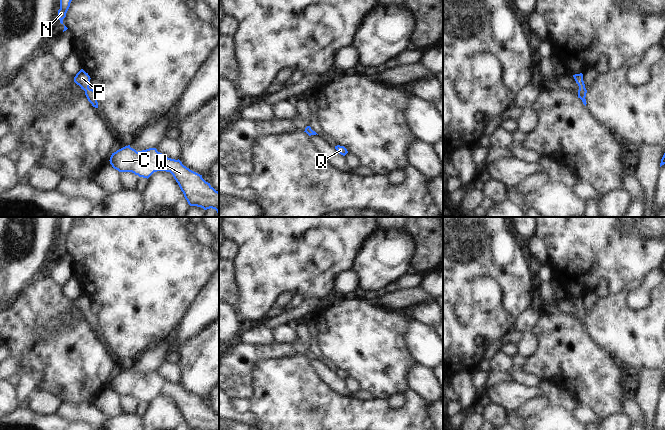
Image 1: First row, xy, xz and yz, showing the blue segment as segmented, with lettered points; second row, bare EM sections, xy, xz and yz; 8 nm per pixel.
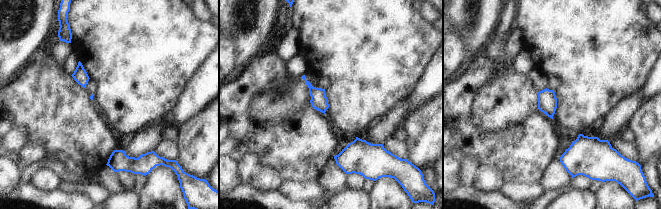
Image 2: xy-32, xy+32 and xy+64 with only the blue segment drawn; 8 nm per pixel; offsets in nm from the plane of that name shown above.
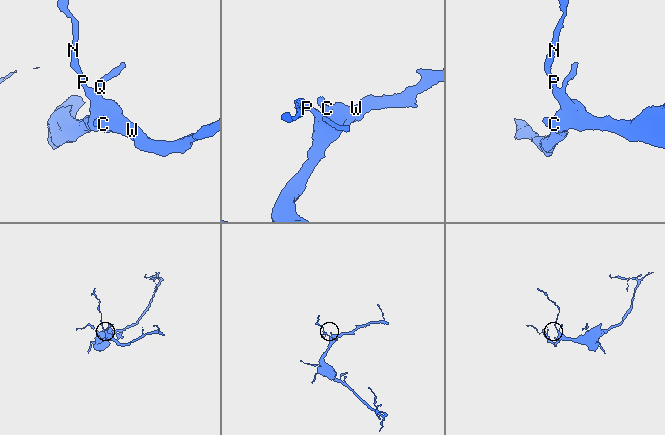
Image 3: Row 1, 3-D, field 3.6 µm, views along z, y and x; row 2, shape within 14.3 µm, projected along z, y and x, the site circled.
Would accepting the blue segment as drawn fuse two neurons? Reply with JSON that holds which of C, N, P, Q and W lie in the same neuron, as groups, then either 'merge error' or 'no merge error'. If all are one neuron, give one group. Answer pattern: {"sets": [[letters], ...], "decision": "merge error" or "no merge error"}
{"sets": [["C", "N", "P", "Q", "W"]], "decision": "no merge error"}

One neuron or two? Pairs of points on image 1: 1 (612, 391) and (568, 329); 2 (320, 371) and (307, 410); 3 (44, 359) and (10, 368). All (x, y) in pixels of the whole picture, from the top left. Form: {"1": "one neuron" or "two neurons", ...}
{"1": "one neuron", "2": "two neurons", "3": "two neurons"}

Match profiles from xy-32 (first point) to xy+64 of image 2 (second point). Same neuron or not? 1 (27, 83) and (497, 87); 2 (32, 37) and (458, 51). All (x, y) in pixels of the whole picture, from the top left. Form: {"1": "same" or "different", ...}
{"1": "different", "2": "different"}

